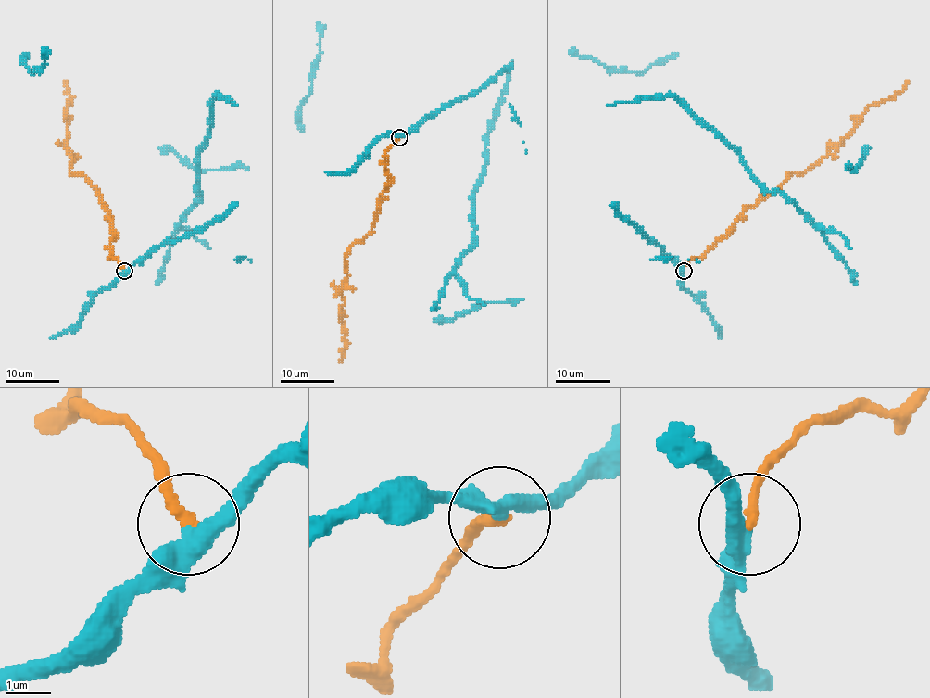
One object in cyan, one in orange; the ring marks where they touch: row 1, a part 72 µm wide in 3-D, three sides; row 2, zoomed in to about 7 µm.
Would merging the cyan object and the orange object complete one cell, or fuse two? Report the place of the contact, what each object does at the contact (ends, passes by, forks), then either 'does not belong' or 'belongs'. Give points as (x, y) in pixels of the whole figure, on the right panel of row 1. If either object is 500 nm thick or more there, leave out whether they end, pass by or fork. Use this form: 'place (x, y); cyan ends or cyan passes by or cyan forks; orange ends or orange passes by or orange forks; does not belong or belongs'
place (684, 271); cyan passes by; orange ends; does not belong

